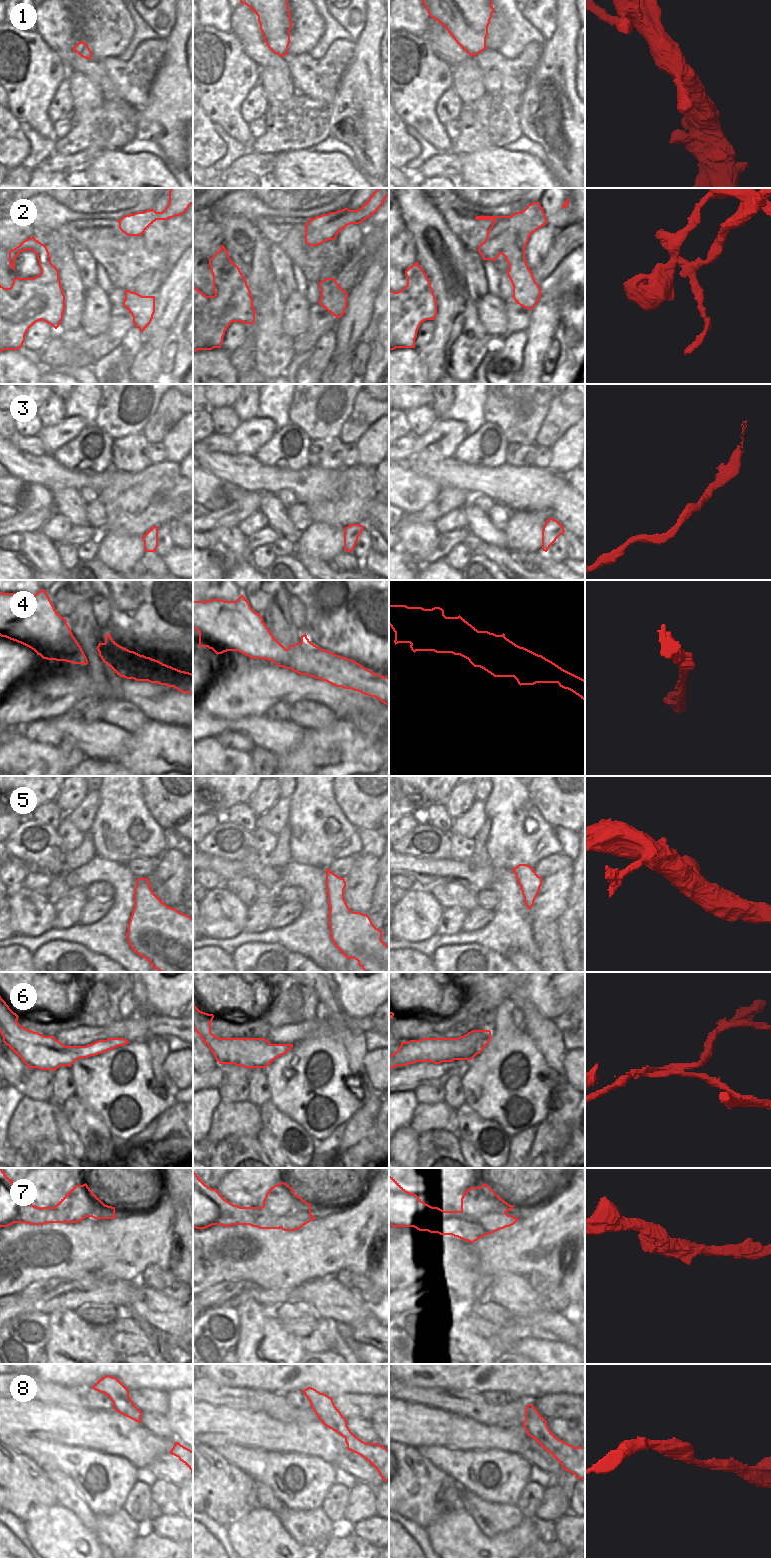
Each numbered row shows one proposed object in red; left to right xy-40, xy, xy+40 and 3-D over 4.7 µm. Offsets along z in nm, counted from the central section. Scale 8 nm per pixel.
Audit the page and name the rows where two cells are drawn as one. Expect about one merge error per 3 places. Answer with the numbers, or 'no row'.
2, 6, 7

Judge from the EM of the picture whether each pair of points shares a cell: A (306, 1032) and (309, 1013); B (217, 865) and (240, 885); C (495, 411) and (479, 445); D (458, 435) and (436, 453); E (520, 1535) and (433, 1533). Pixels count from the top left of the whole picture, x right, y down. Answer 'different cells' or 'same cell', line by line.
A: different cells
B: different cells
C: different cells
D: same cell
E: same cell

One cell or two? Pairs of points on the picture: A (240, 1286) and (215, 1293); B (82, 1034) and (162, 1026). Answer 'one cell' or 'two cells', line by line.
A: one cell
B: one cell

